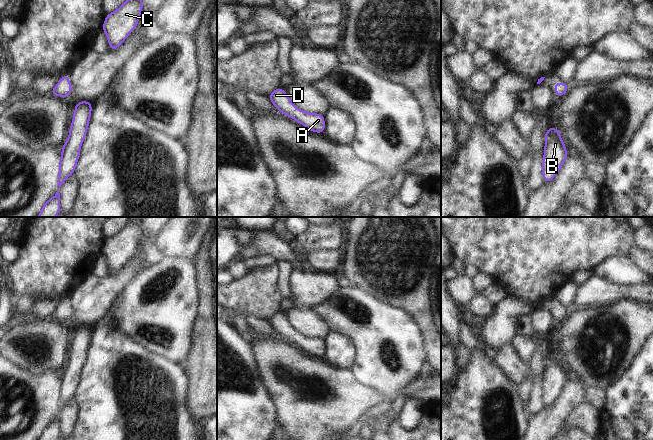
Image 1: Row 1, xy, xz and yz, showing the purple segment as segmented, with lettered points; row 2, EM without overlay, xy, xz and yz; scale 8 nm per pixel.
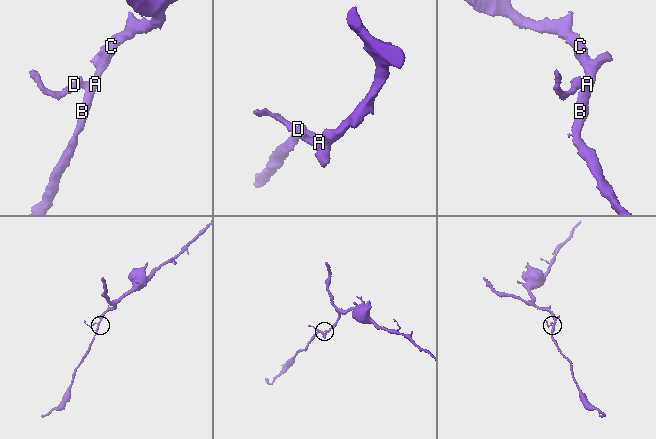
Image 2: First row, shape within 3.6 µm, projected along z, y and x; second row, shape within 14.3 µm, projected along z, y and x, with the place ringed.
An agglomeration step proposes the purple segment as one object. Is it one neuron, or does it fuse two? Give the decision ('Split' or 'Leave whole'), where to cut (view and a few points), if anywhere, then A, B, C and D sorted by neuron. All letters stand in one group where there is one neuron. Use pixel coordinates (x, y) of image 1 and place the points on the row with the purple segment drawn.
Leave whole. No split. Groups: A B C D

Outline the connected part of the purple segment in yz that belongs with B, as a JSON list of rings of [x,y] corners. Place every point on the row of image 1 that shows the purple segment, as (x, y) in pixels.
[[[552,126],[545,131],[542,176],[544,183],[552,181],[568,158],[567,148],[560,137],[560,130]]]

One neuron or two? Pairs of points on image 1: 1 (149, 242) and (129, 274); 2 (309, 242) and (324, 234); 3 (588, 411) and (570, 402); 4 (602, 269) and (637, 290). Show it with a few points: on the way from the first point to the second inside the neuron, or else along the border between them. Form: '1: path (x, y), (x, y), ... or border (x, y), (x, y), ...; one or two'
1: border (142, 254), (147, 264); two
2: path (313, 239), (320, 237); one
3: border (583, 403), (579, 404), (563, 423); two
4: border (604, 278), (619, 284), (642, 285); two

